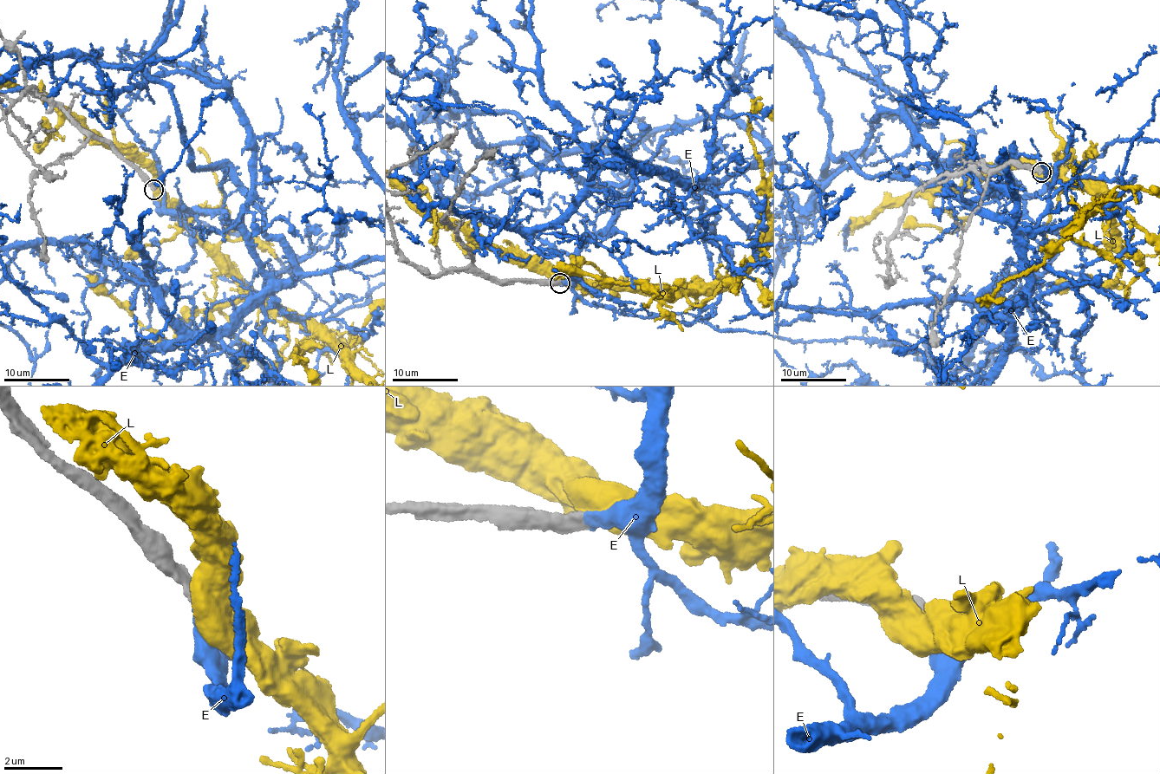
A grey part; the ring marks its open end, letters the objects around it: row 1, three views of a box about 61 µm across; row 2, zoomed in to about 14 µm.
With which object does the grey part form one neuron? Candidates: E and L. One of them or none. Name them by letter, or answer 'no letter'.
E

